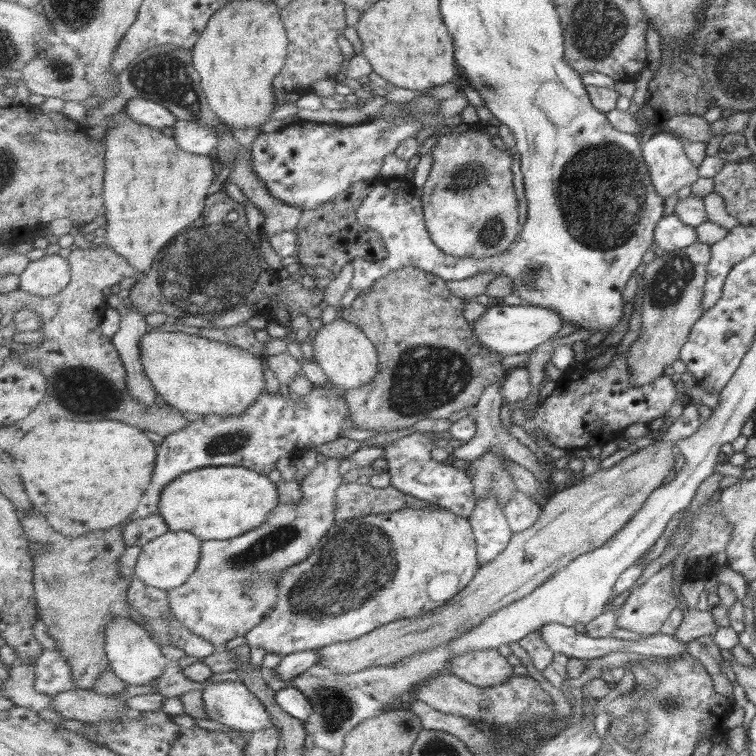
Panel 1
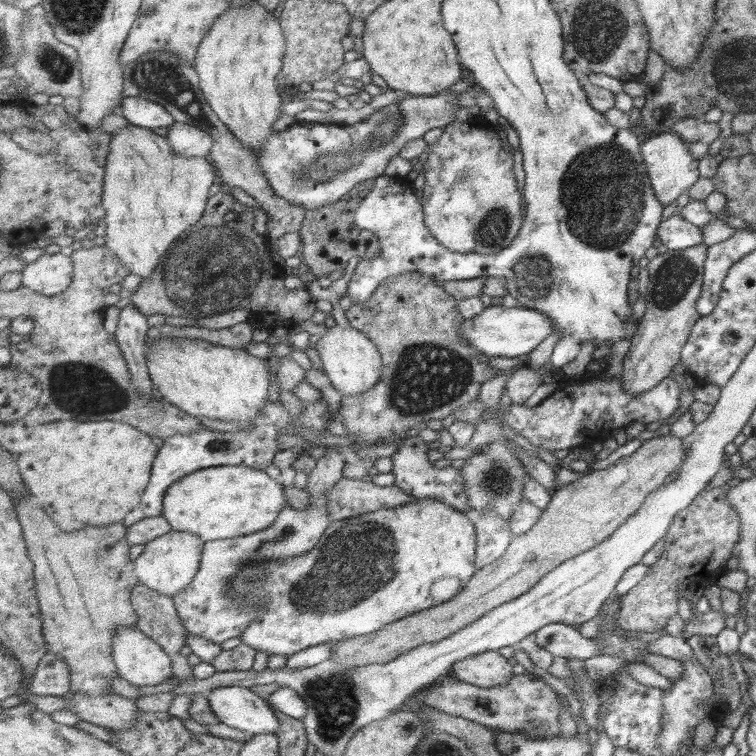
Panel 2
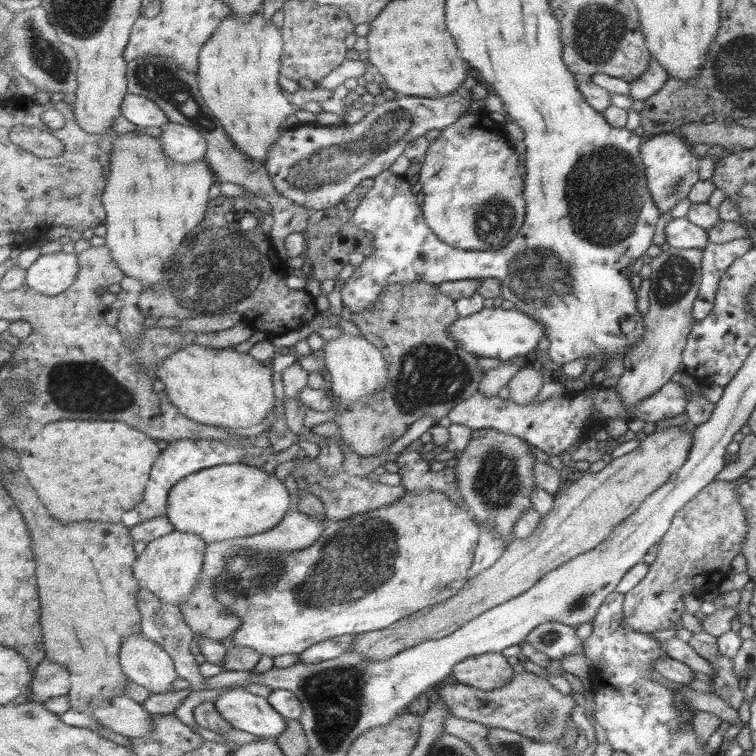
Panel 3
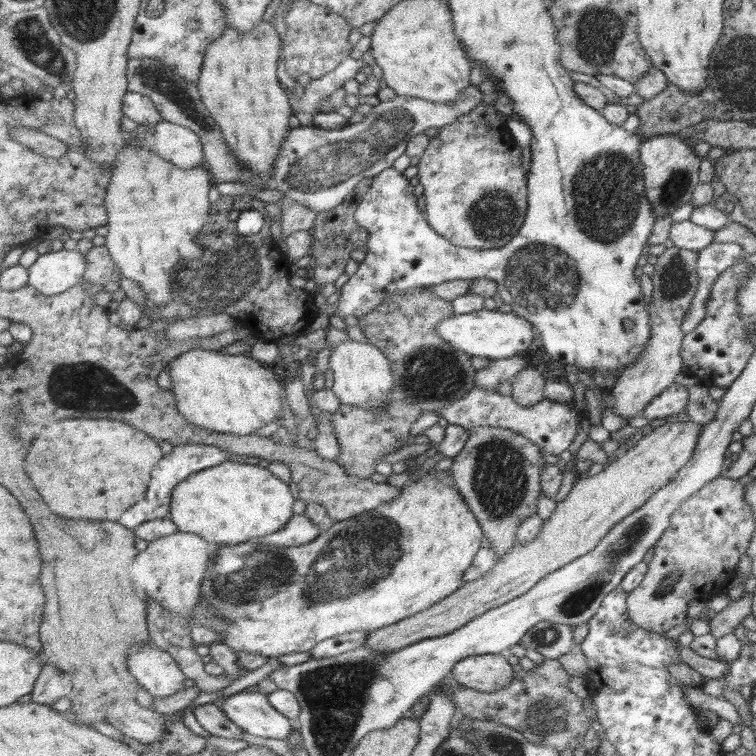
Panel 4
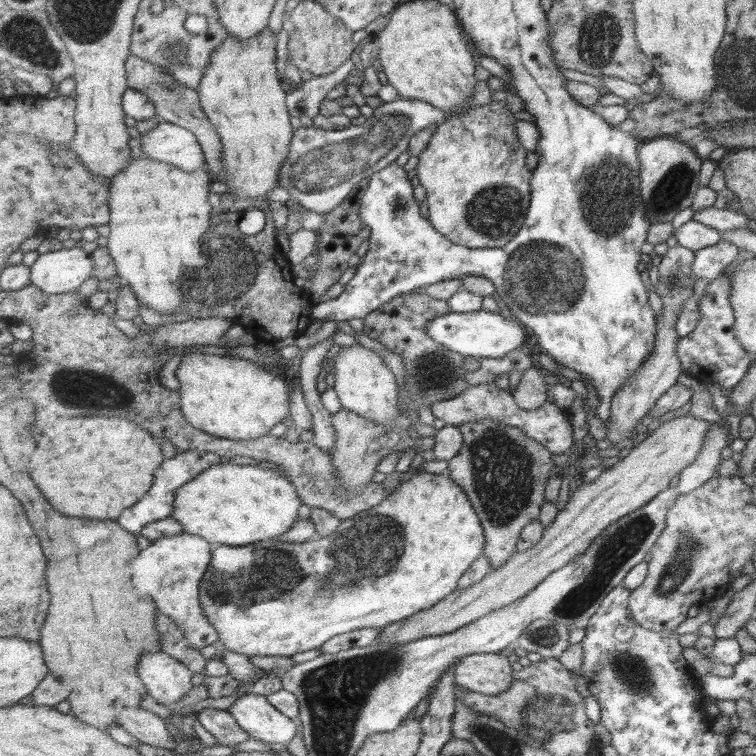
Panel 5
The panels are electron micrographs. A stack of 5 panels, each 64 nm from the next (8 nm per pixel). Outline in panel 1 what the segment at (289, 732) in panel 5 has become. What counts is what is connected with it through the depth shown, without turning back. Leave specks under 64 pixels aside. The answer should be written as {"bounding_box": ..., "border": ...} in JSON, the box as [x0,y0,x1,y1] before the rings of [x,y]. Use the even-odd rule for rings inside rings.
{"bounding_box":[202,681,274,735],"border":[[[213,681],[202,693],[208,718],[215,722],[248,735],[274,726],[271,713],[245,683]]]}

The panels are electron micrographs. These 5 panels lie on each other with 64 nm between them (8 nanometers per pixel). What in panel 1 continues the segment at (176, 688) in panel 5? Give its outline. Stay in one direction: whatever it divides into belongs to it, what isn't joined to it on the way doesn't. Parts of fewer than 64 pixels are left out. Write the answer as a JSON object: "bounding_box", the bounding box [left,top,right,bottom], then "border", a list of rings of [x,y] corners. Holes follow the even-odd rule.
{"bounding_box":[106,617,171,685],"border":[[[115,617],[106,626],[106,651],[115,674],[129,685],[150,684],[163,674],[171,662],[145,627],[127,617]]]}

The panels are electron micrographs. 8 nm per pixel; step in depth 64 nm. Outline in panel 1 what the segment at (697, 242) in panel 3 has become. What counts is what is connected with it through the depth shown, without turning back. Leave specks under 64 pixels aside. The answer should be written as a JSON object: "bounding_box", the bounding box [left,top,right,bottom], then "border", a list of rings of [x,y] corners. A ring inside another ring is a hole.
{"bounding_box":[653,213,697,251],"border":[[[674,213],[662,216],[653,230],[653,240],[656,246],[664,251],[673,251],[688,247],[697,241],[693,227],[683,224]]]}

